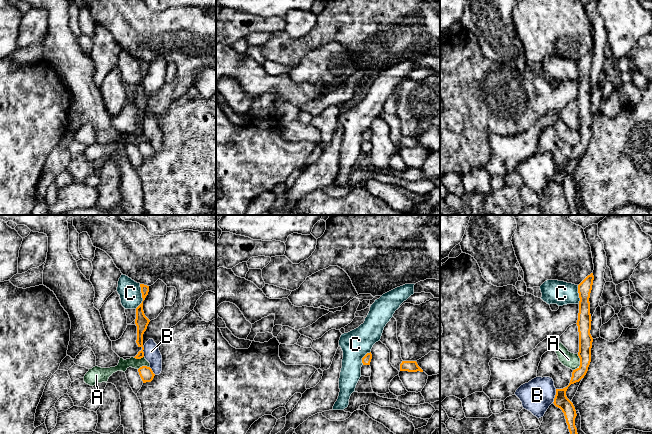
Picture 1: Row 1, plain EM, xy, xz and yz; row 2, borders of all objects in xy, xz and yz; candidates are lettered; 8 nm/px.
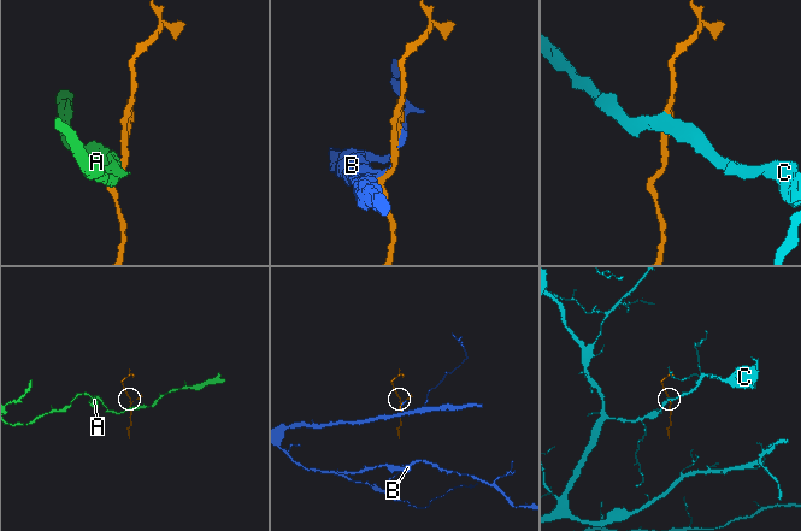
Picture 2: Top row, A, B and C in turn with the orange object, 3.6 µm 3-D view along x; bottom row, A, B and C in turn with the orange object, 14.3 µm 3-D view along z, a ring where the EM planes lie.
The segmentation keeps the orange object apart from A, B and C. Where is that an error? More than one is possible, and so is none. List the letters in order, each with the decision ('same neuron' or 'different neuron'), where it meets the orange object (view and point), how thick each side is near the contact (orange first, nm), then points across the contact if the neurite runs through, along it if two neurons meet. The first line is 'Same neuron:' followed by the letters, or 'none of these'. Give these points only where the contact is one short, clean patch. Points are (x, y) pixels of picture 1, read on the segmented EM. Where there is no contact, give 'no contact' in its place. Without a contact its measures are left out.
Same neuron: B
A: different neuron | yz (580, 363) | 110/120 nm | along yz (577, 354), (579, 365), (573, 370)
B: same neuron | yz (555, 396) | 120/260 nm
C: different neuron | xy (142, 296) | 110/180 nm | along xy (140, 284), (142, 301), (135, 308)

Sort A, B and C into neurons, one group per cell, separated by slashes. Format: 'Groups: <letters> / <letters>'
Groups: A / B / C

